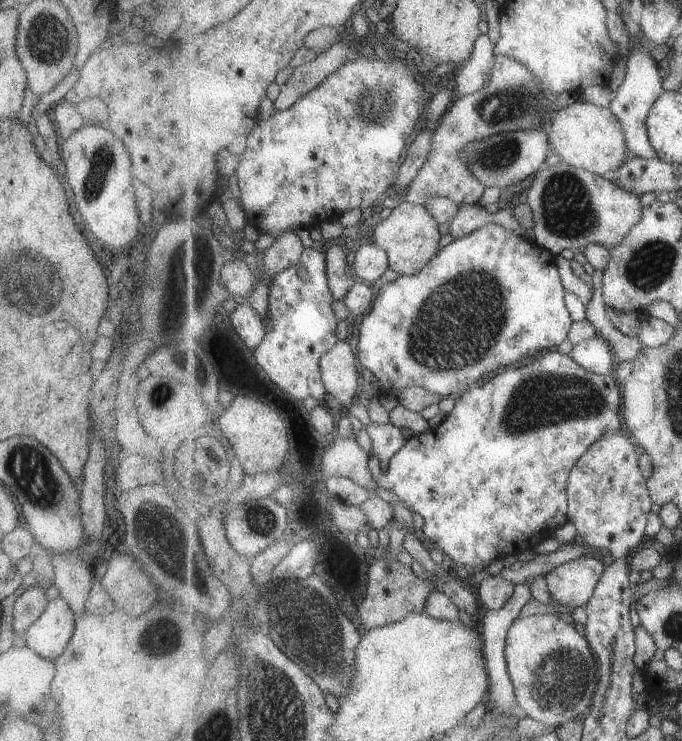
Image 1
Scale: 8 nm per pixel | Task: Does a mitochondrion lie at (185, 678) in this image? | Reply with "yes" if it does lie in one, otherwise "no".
no

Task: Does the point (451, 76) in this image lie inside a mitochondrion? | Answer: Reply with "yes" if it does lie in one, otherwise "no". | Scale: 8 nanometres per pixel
no

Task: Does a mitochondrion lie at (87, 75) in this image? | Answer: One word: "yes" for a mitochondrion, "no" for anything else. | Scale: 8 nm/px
no

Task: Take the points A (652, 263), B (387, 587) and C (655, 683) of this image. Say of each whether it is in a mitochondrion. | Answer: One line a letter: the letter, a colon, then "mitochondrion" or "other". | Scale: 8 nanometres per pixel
A: mitochondrion
B: other
C: other

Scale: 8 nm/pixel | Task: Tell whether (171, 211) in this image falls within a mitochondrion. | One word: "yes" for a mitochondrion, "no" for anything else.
no

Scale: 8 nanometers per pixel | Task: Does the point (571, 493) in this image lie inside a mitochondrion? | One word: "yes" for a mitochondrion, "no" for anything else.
no

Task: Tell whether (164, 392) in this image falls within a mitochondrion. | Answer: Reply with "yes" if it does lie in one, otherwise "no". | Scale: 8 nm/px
yes

